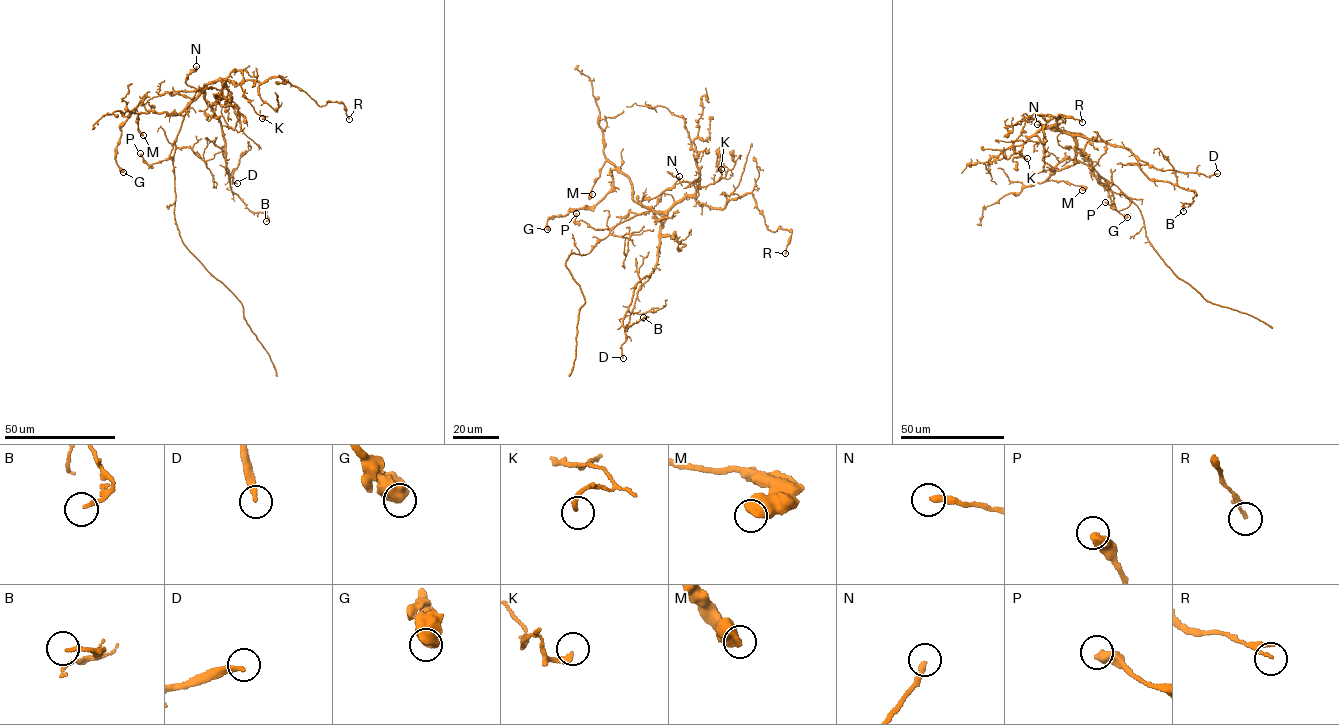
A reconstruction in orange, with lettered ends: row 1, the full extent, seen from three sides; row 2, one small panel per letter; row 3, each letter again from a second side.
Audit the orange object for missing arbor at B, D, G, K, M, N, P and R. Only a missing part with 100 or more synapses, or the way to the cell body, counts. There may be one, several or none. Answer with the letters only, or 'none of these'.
none of these

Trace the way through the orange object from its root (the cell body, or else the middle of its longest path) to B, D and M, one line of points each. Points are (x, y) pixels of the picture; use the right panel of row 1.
B: (1116, 186), (1082, 155), (1076, 136), (1124, 147), (1150, 179), (1194, 190), (1192, 201), (1184, 203), (1183, 211)
D: (1116, 186), (1082, 155), (1076, 136), (1124, 147), (1162, 170), (1207, 176), (1217, 173)
M: (1116, 186), (1098, 173), (1077, 149), (1073, 164), (1056, 170), (1048, 179), (1082, 186), (1082, 190)

